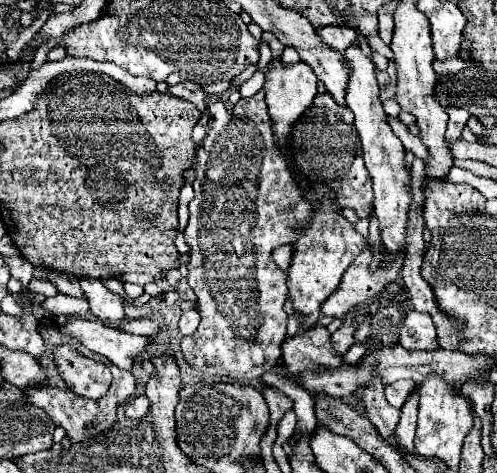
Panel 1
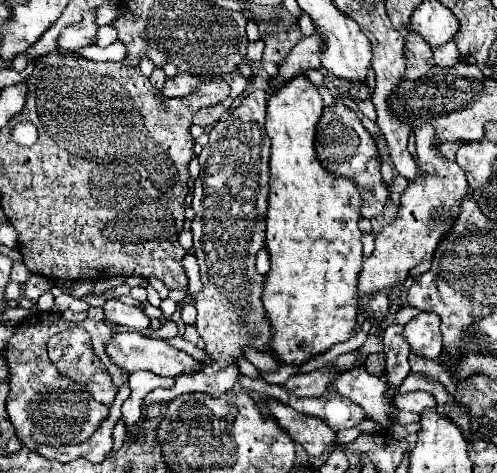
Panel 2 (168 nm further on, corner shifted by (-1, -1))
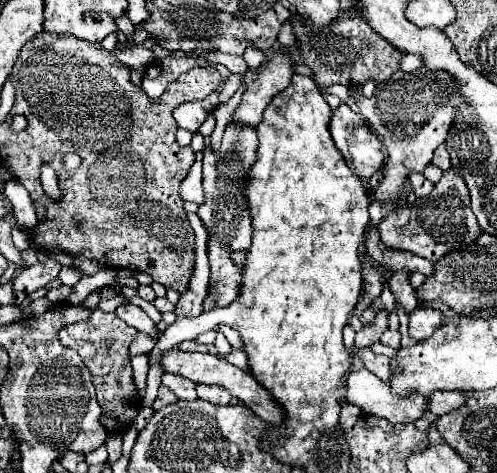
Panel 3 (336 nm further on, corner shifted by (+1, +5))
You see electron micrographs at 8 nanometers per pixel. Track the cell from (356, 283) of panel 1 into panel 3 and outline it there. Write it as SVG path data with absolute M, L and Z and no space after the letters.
M457 168L447 170L429 196L417 198L413 204L399 202L397 208L393 208L379 224L379 236L387 248L407 250L431 262L437 262L437 258L449 250L469 246L475 242L477 234L481 234L481 228L475 214L471 212L469 190Z

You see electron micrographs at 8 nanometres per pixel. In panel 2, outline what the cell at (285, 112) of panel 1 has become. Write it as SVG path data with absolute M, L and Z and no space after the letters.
M297 76L291 82L287 82L283 88L277 88L275 94L269 98L267 104L267 120L265 120L265 130L271 138L271 160L269 160L269 208L267 208L267 216L265 216L265 248L269 252L269 262L271 268L267 272L267 280L263 280L263 308L267 312L267 320L271 320L271 328L273 328L273 338L271 344L267 344L267 352L273 354L273 358L283 364L283 366L303 366L307 360L325 354L331 346L339 344L339 342L347 342L353 328L355 328L355 318L357 318L357 280L359 280L359 272L361 272L361 230L359 230L359 220L361 220L361 194L355 188L355 184L343 176L335 176L331 174L327 168L321 166L319 158L315 156L315 126L319 122L319 116L323 114L323 98L319 96L319 90L307 80L307 76Z

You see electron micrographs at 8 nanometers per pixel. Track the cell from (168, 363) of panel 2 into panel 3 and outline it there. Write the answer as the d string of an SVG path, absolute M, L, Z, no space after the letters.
M171 348L167 352L163 352L163 368L165 372L171 372L171 374L179 374L179 376L185 376L193 382L201 382L201 384L219 384L219 386L225 386L231 396L239 398L243 404L247 404L259 418L263 418L265 422L273 424L273 426L281 426L281 422L287 420L287 414L285 410L281 408L281 404L271 398L269 390L265 390L259 382L255 382L255 378L251 376L251 372L245 372L213 354L199 354L199 352L181 352L179 348Z

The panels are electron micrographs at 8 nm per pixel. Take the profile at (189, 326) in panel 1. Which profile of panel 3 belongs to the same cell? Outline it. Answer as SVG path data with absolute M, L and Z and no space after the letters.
M185 340L179 344L179 350L183 352L211 352L211 354L217 354L217 350L213 346L205 346L205 344L197 344L195 340Z

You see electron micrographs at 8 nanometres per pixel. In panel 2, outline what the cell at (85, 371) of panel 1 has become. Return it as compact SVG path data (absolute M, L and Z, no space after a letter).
M73 326L73 328L65 330L63 334L55 334L55 336L51 336L51 340L49 340L47 346L49 346L49 358L53 360L53 364L55 364L63 374L67 374L69 378L85 384L87 390L89 390L89 394L91 394L97 402L101 402L101 404L105 404L107 408L111 408L111 404L113 404L119 388L111 382L111 376L109 376L107 368L103 366L103 362L95 356L93 346L91 346L91 336L89 336L83 328Z

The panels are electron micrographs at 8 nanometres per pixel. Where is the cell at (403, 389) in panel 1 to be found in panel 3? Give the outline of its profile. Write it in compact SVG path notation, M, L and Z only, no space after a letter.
M437 390L429 396L429 410L435 414L435 416L443 416L447 414L449 410L461 406L465 402L465 392L443 392L443 390Z

